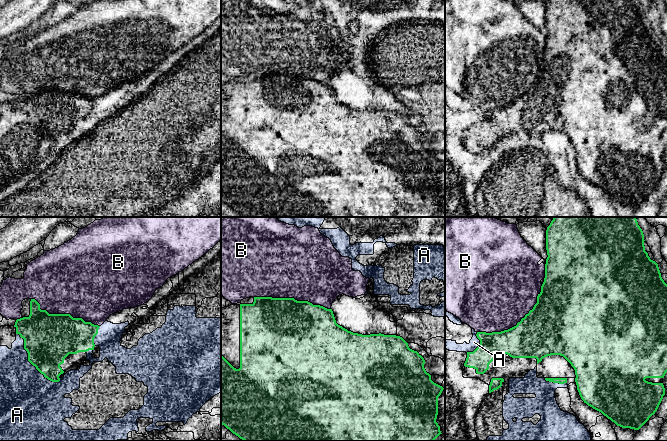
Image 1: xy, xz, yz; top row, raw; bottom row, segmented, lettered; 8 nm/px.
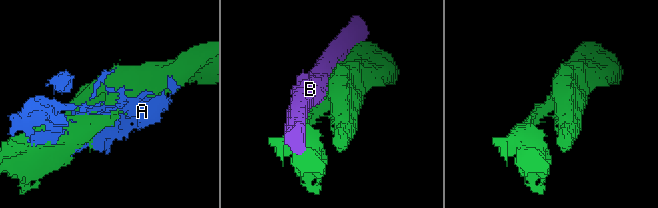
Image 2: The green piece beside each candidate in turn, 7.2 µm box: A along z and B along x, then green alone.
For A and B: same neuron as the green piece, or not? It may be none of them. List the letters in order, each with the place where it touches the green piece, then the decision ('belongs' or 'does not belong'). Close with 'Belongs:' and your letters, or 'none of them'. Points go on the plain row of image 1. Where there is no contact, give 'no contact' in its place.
A: xy (29, 137) | does not belong
B: yz (517, 100) | does not belong
Belongs: none of them

